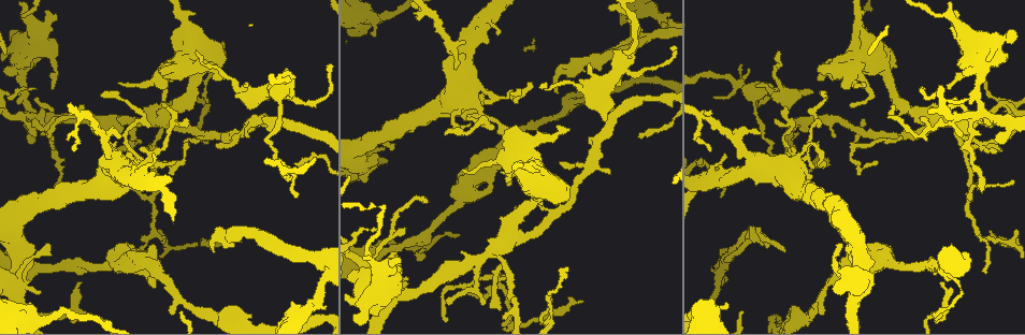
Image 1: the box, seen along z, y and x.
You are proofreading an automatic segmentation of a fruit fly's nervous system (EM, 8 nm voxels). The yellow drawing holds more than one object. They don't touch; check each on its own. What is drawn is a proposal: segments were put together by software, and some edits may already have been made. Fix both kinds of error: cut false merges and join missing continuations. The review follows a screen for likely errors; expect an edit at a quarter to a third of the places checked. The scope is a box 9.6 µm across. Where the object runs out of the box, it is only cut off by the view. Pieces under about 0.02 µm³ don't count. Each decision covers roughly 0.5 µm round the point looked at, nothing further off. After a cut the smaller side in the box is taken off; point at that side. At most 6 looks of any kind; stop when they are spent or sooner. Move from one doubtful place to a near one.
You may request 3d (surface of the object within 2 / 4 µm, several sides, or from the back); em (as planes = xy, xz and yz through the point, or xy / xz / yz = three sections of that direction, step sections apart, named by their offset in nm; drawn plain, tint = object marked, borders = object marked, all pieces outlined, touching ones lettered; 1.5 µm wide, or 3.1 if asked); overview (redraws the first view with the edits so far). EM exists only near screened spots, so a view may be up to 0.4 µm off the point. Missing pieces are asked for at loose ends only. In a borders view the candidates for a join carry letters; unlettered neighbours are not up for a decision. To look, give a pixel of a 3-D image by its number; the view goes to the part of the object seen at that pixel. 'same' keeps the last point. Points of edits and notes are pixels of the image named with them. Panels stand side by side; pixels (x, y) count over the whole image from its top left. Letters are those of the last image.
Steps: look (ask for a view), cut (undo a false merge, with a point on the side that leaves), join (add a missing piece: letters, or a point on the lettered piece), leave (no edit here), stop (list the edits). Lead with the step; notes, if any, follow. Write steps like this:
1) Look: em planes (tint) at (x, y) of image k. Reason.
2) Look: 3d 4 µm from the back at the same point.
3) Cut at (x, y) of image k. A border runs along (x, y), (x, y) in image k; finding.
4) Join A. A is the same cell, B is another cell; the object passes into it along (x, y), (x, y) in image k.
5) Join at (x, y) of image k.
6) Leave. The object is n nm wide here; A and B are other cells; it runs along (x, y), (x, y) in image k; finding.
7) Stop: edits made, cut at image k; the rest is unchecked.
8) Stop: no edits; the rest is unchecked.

Look: em yz step 4 (borders) at (20, 115) of image 1. Three-way junction.

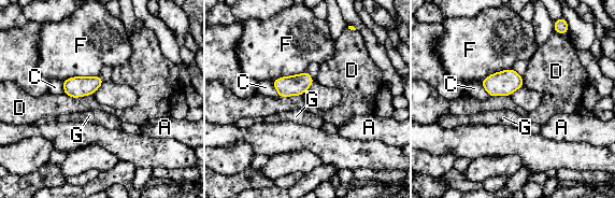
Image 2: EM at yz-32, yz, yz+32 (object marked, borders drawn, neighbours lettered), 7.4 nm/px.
Look: em planes (borders) at the same point. Another direction.

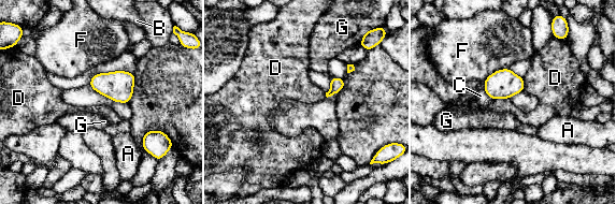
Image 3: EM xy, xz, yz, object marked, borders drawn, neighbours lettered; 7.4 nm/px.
Leave. A, B, C, D, F and G are other cells; a border runs along (509, 98), (492, 100) in image 3; one neuron here.

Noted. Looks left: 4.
Look: em planes (borders) at (1001, 102) of image 1. Abrupt turn.

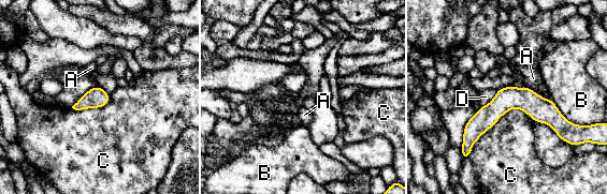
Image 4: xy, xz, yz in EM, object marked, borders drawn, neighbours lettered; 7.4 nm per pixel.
Leave. The object is 160 nm wide here; A, B, C and D are other cells; a border runs along (496, 91), (495, 95), (481, 106) in image 4; one neuron here.

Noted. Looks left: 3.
Look: 3d 2 µm at (937, 316) of image 1. Abrupt turn.

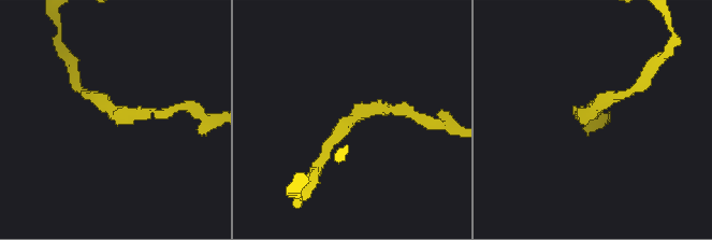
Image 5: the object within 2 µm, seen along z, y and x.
Look: em xy step 8 (tint) at (121, 115) of image 5. Need the tissue.

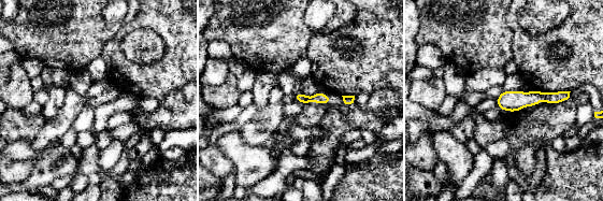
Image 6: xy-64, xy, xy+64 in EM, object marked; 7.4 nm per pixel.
Look: em xz step 4 (borders) at the same point.

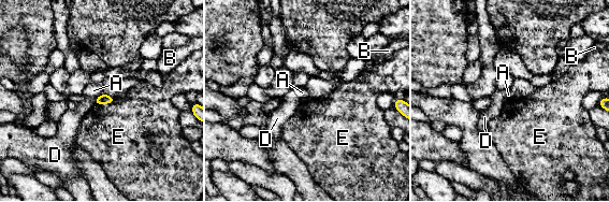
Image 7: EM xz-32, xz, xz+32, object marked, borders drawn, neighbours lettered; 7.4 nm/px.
Leave. A, B, D and E are other cells; all the same neuron.

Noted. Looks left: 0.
Stop: no edits; the rest is unchecked.

